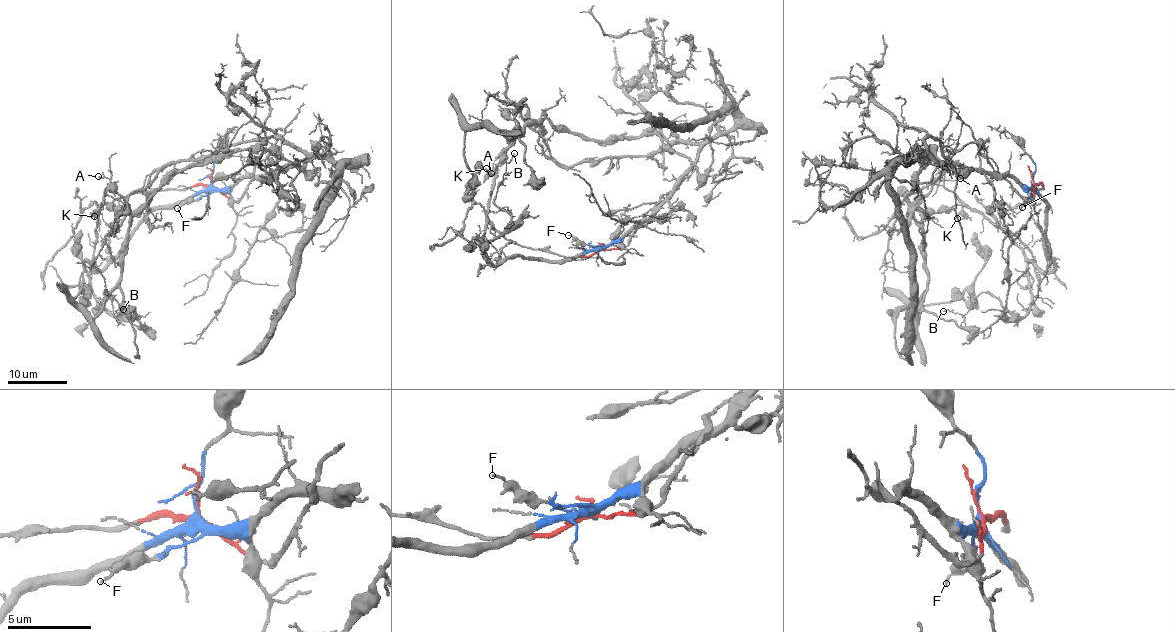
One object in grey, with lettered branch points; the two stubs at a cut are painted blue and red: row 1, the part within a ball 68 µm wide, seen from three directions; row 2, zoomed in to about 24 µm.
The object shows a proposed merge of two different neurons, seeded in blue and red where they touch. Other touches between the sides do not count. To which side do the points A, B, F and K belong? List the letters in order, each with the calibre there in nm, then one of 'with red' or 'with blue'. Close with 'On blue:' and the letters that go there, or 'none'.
A: 130 nm | with blue
B: 110 nm | with blue
F: 130 nm | with blue
K: 110 nm | with blue
On blue: A, B, F, K

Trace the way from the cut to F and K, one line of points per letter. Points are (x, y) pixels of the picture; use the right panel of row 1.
F: (1034, 182), (1031, 194), (1021, 207)
K: (1034, 182), (1047, 206), (1045, 253), (1052, 270), (1039, 270), (978, 212), (965, 206), (962, 218), (956, 218)

